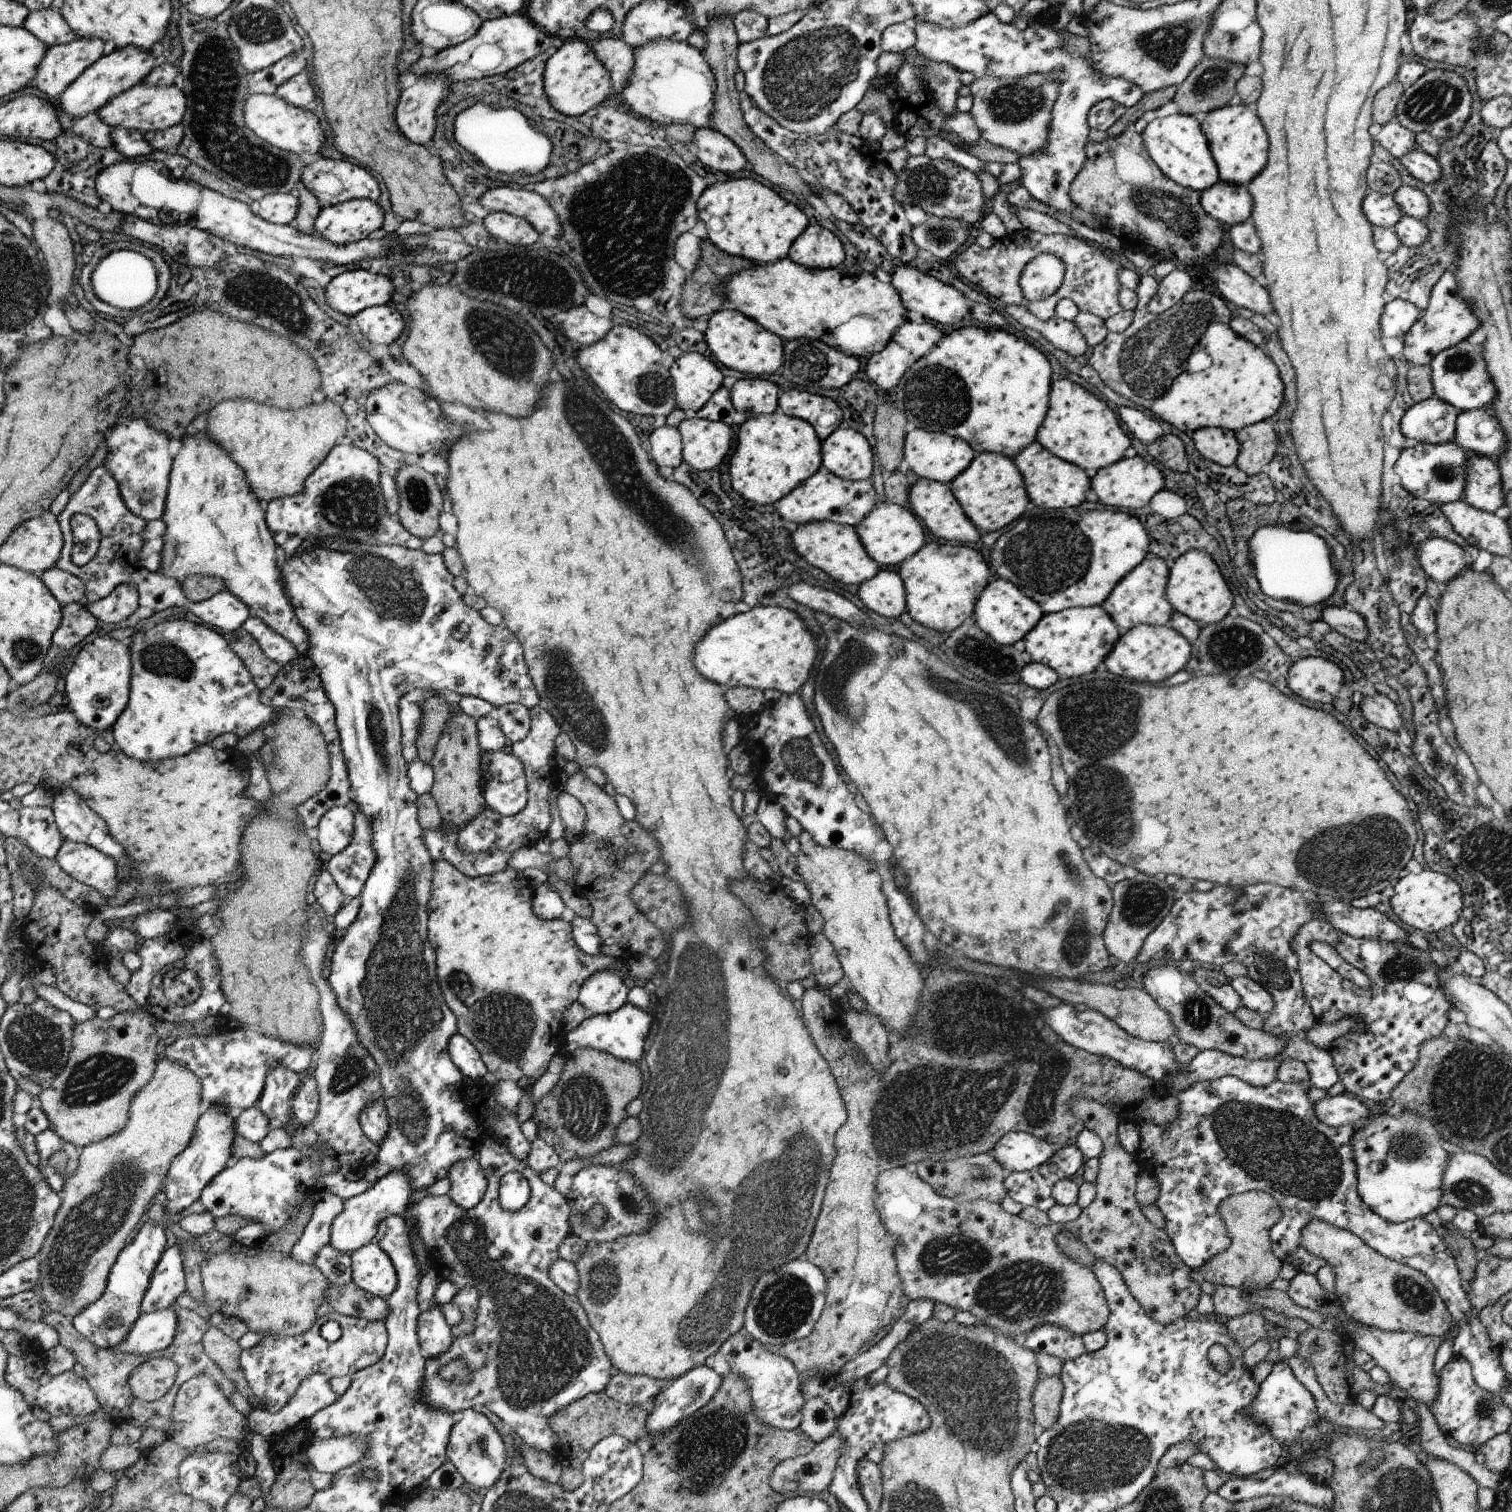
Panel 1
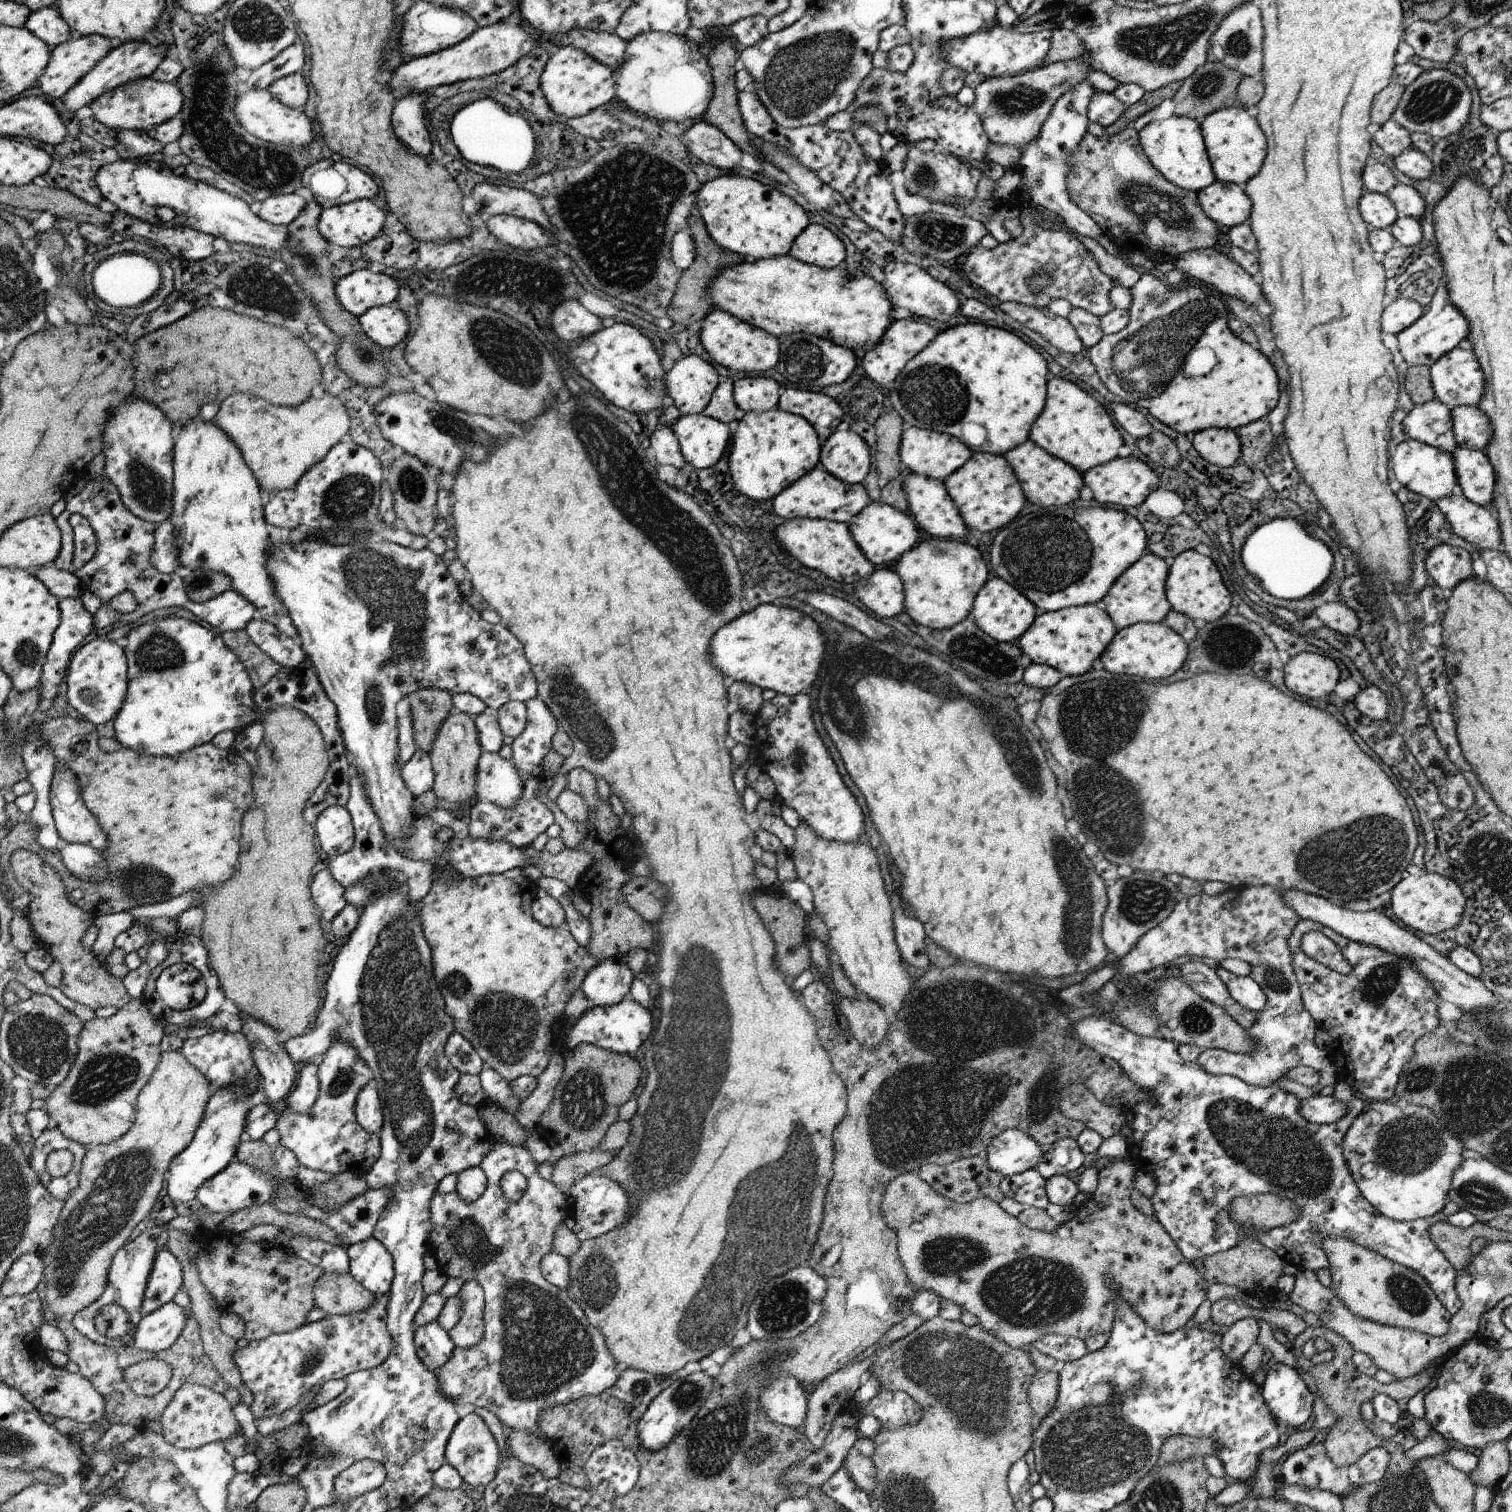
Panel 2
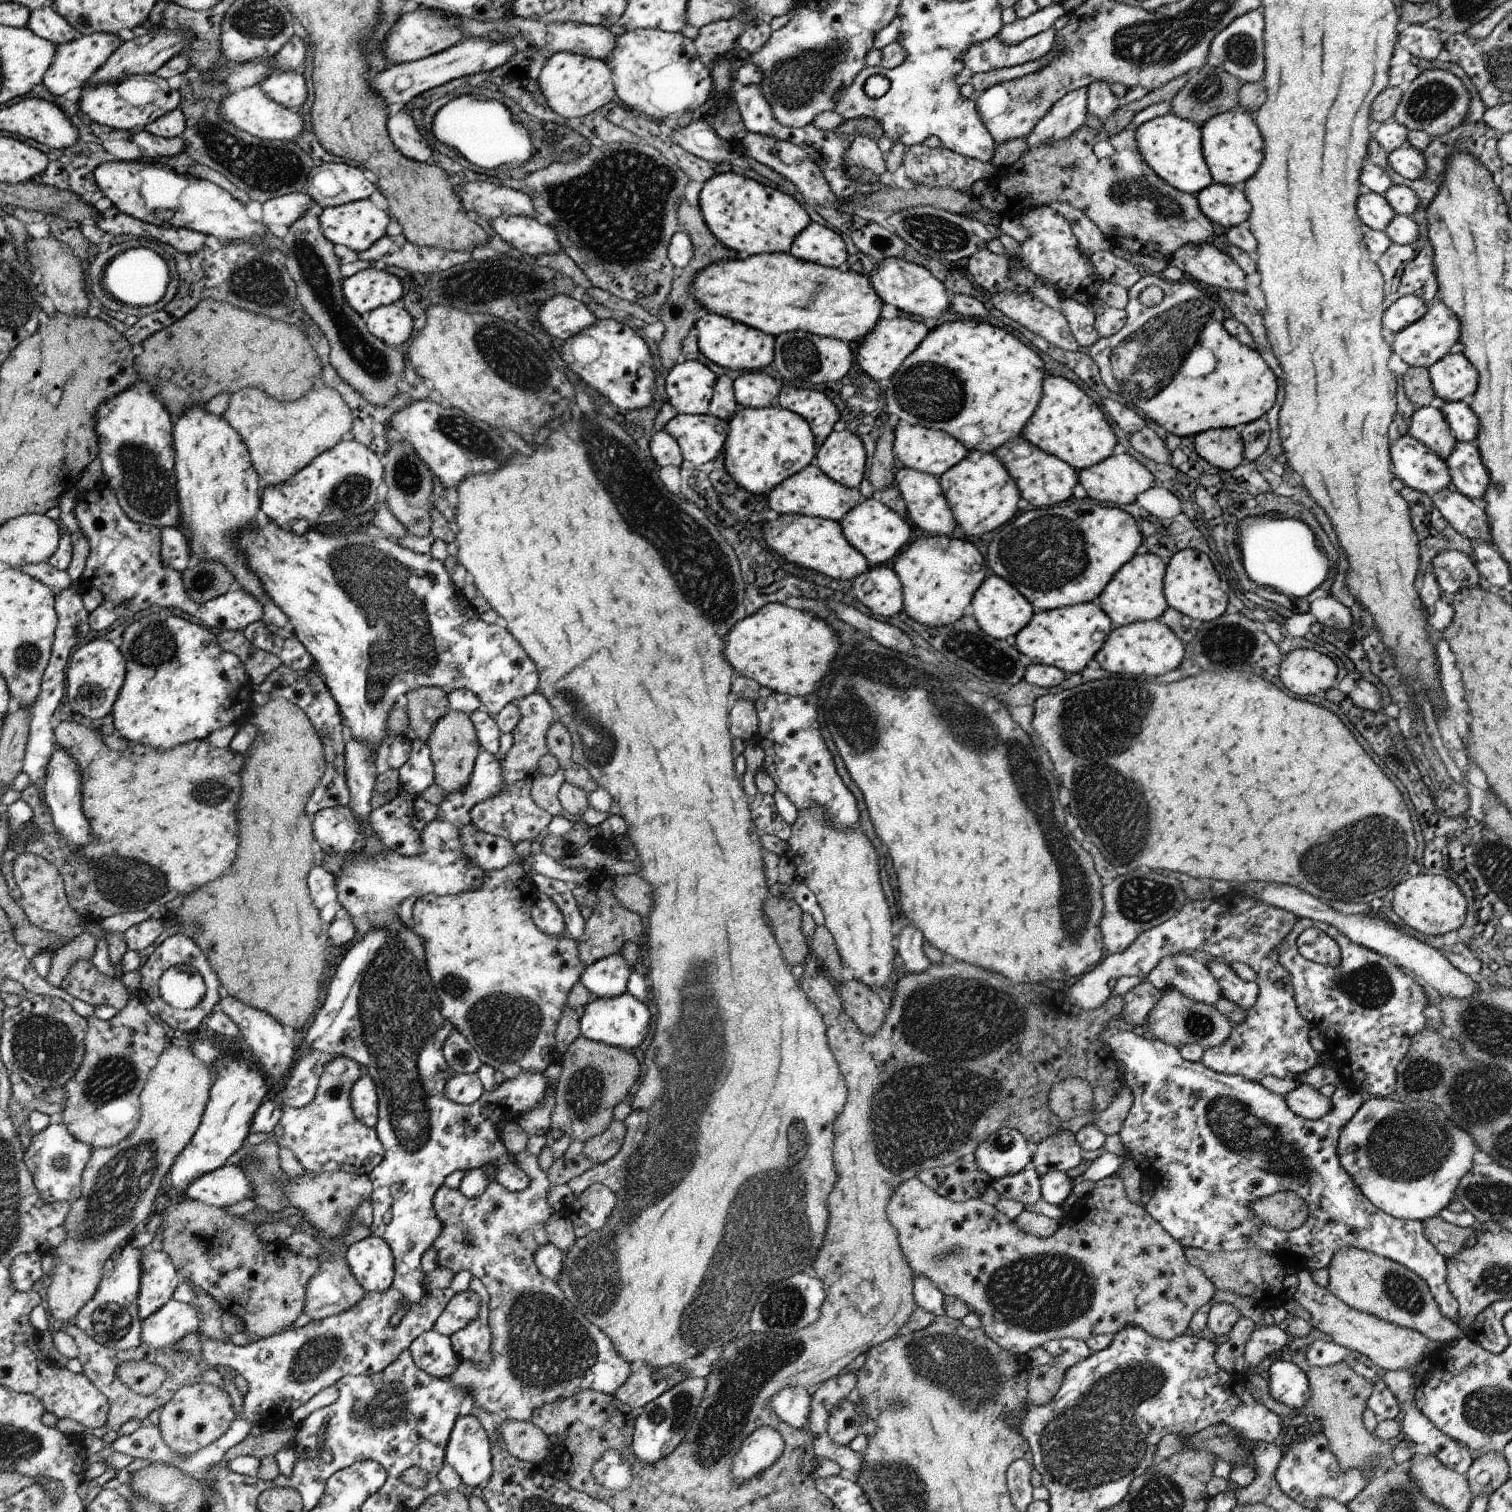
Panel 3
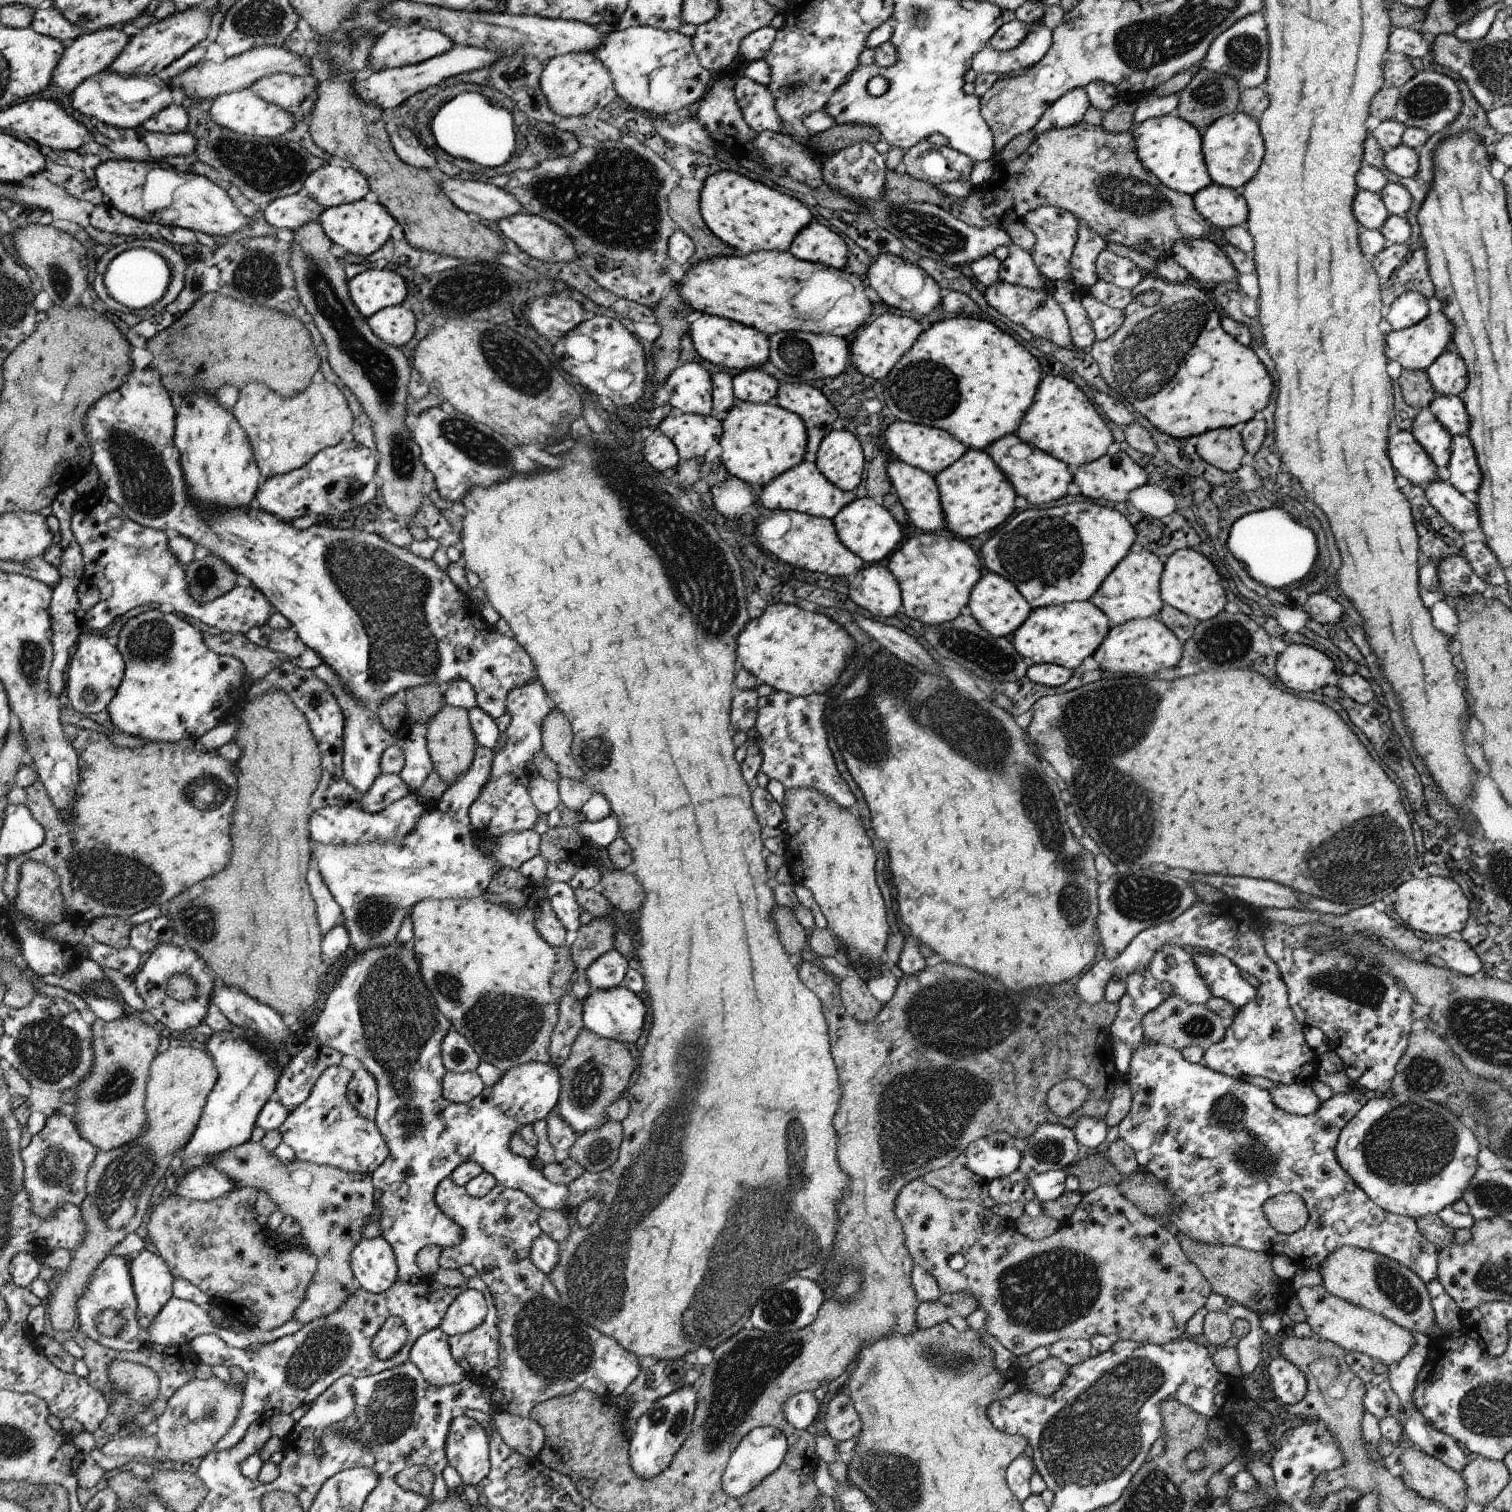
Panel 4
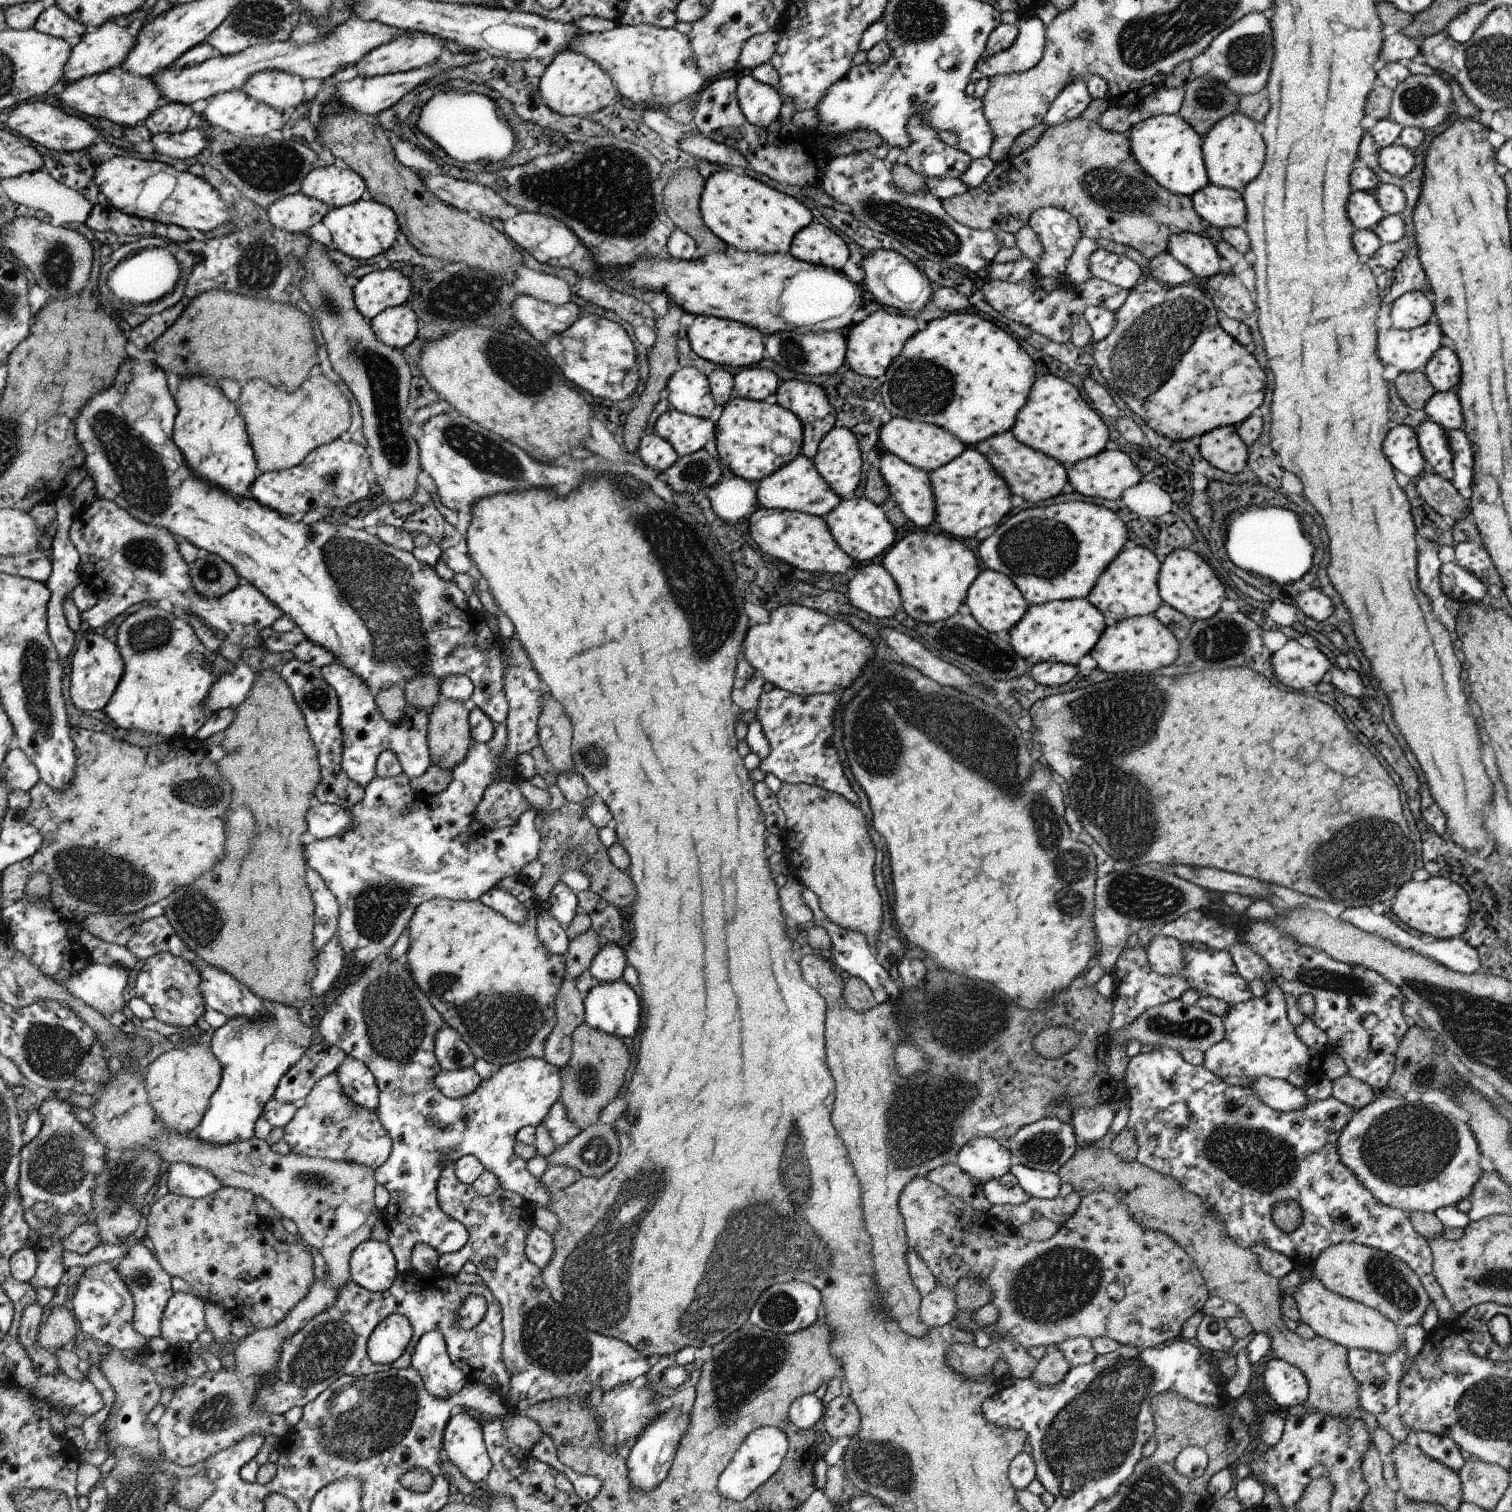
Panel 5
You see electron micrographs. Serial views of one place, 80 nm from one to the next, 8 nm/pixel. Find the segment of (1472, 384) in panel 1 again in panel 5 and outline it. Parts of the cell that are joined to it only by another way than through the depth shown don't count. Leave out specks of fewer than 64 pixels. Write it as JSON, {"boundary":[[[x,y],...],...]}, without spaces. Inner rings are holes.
{"boundary":[[[1444,345],[1431,354],[1422,370],[1436,391],[1456,389],[1460,382],[1460,362],[1456,354]]]}

